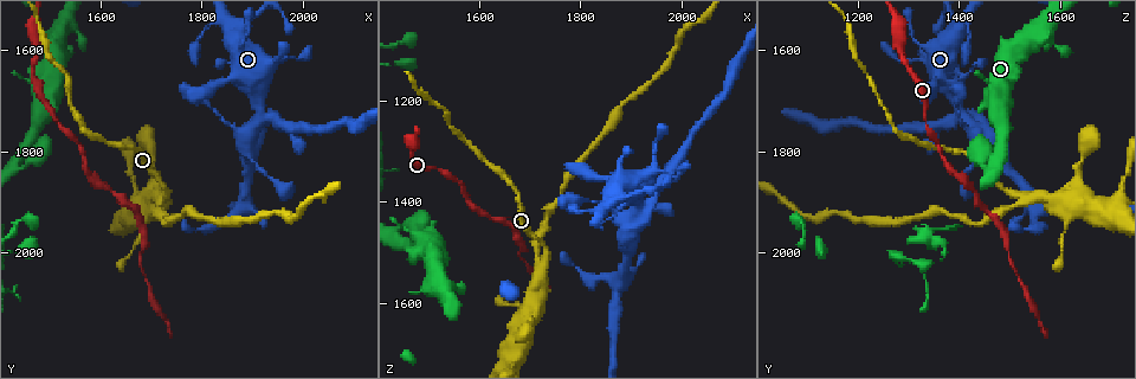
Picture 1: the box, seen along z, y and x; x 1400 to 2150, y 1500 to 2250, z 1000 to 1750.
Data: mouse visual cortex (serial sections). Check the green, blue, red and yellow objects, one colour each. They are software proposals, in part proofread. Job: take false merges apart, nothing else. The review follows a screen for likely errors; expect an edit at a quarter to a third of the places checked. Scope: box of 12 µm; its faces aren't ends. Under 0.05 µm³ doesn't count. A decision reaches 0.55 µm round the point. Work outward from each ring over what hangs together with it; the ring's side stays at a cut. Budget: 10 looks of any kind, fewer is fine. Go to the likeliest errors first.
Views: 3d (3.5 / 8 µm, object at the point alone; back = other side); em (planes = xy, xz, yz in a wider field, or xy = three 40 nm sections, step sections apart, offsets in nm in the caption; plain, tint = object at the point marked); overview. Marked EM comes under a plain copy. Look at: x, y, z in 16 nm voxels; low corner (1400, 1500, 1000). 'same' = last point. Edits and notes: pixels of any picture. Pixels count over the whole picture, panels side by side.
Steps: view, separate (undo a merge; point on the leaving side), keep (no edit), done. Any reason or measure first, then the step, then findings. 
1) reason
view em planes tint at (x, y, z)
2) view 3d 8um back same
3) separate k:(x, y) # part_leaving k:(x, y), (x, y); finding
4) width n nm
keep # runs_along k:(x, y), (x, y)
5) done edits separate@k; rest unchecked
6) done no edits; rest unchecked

three-way junction
view 3d 3.5um at (1720, 1895, 1525)

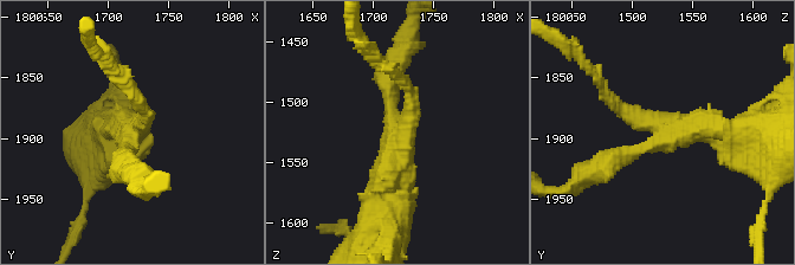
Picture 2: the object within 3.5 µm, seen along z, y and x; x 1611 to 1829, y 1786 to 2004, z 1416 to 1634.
arms 3; arm_widths 200, 250, 350 nm; shape alone is not enough
view em xy step 5 tint at (1722, 1896, 1524)

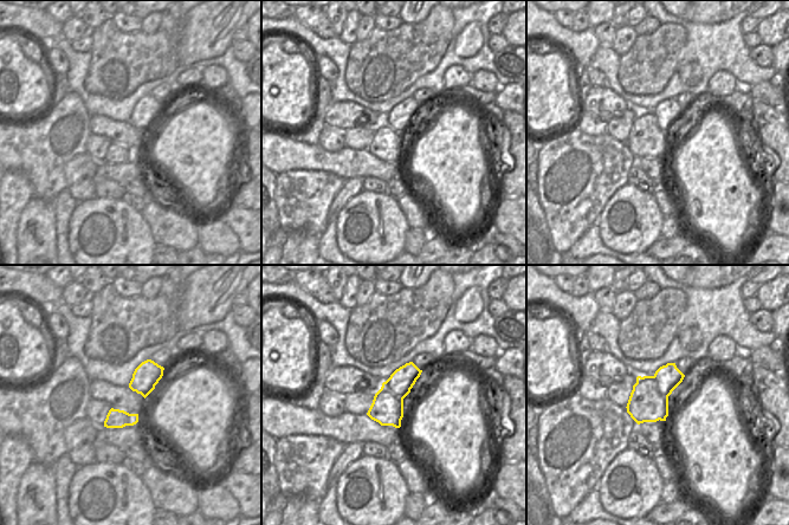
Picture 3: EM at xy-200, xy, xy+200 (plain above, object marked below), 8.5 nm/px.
separate 2:(741, 162) # part_leaving 2:(664, 131), (712, 124), (769, 135); a second cell is stuck on

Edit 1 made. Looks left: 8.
redraw
view overview

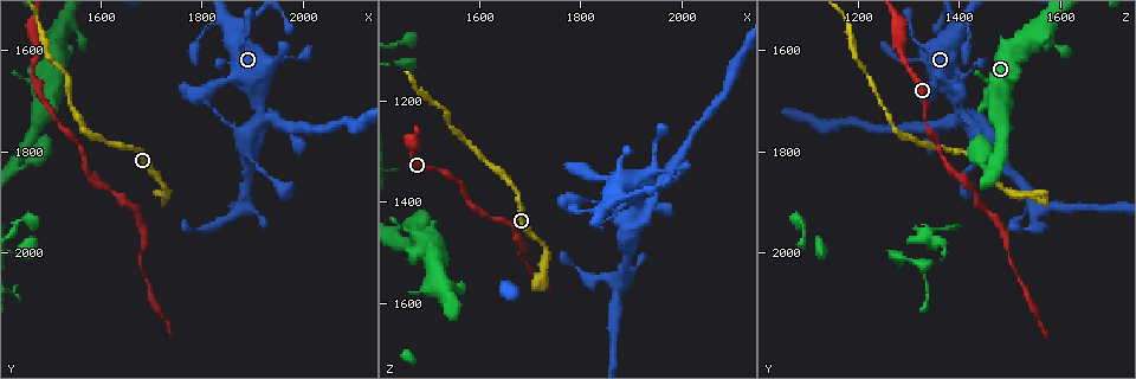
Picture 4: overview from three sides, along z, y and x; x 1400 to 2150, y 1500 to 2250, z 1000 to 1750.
thin neck
view em xy step 5 tint at (1515, 1745, 1335)

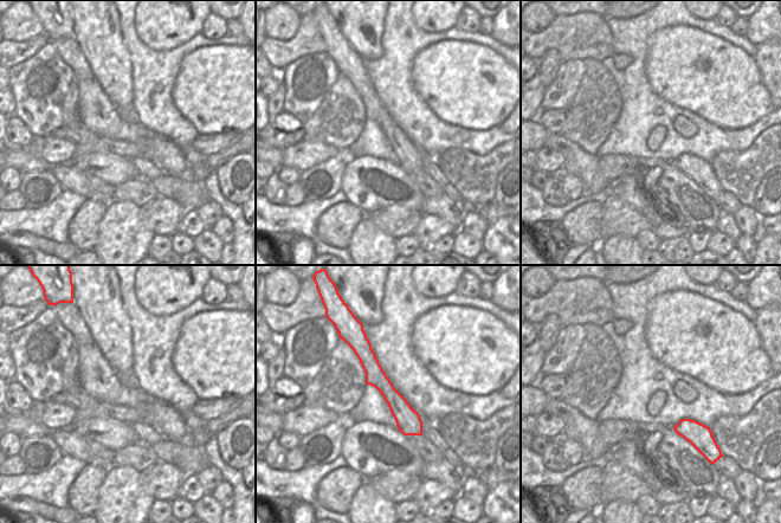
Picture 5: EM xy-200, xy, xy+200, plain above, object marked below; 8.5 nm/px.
view 3d 3.5um same

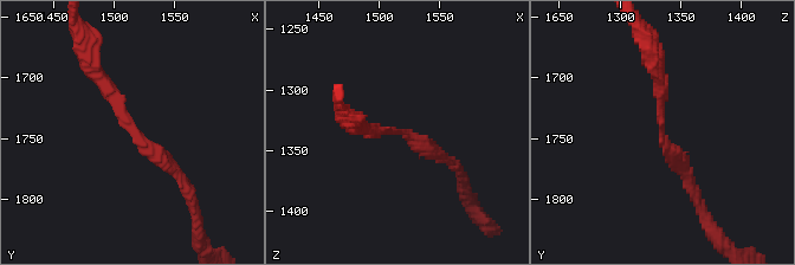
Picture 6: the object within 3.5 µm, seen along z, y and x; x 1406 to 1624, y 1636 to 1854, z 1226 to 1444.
keep # runs_along 5:(355, 346), (419, 432); continuous, no second cell

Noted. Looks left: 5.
arms part here
view 3d 3.5um at (1890, 1905, 1555)

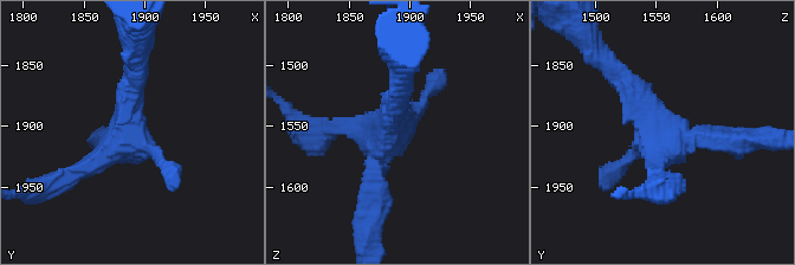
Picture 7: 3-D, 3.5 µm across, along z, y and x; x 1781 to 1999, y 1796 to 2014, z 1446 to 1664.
view em planes tint at (1882, 1912, 1554)

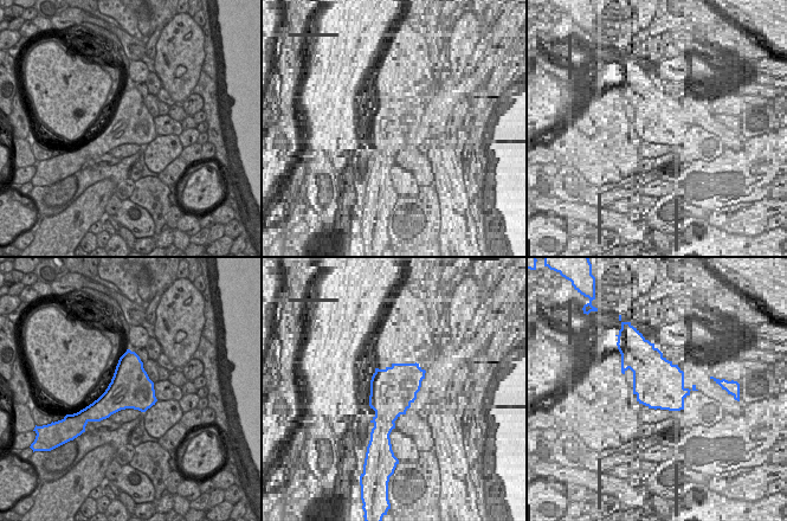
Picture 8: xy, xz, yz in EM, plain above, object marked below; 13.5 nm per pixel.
cut it another way
view em xy step 2 tint same

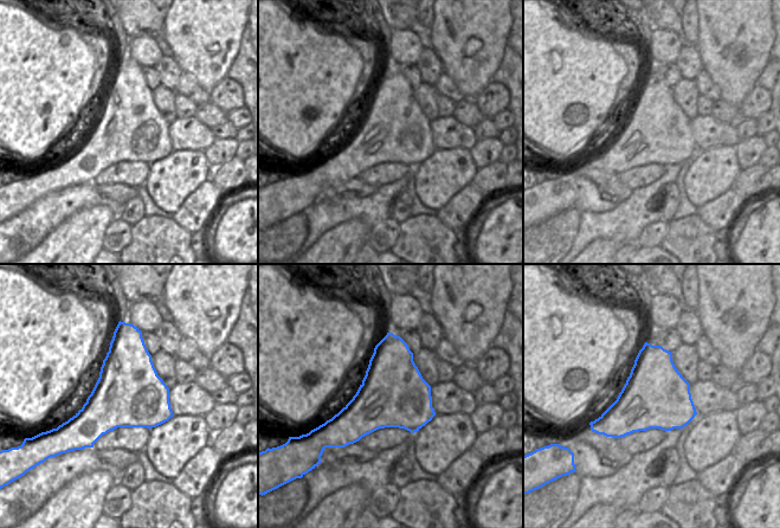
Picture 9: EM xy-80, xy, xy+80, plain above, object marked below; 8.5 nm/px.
separate 7:(373, 196) # part_leaving 7:(376, 161), (373, 246); a second cell is stuck on

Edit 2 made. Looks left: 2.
done edits separate@2, separate@7; rest unchecked

